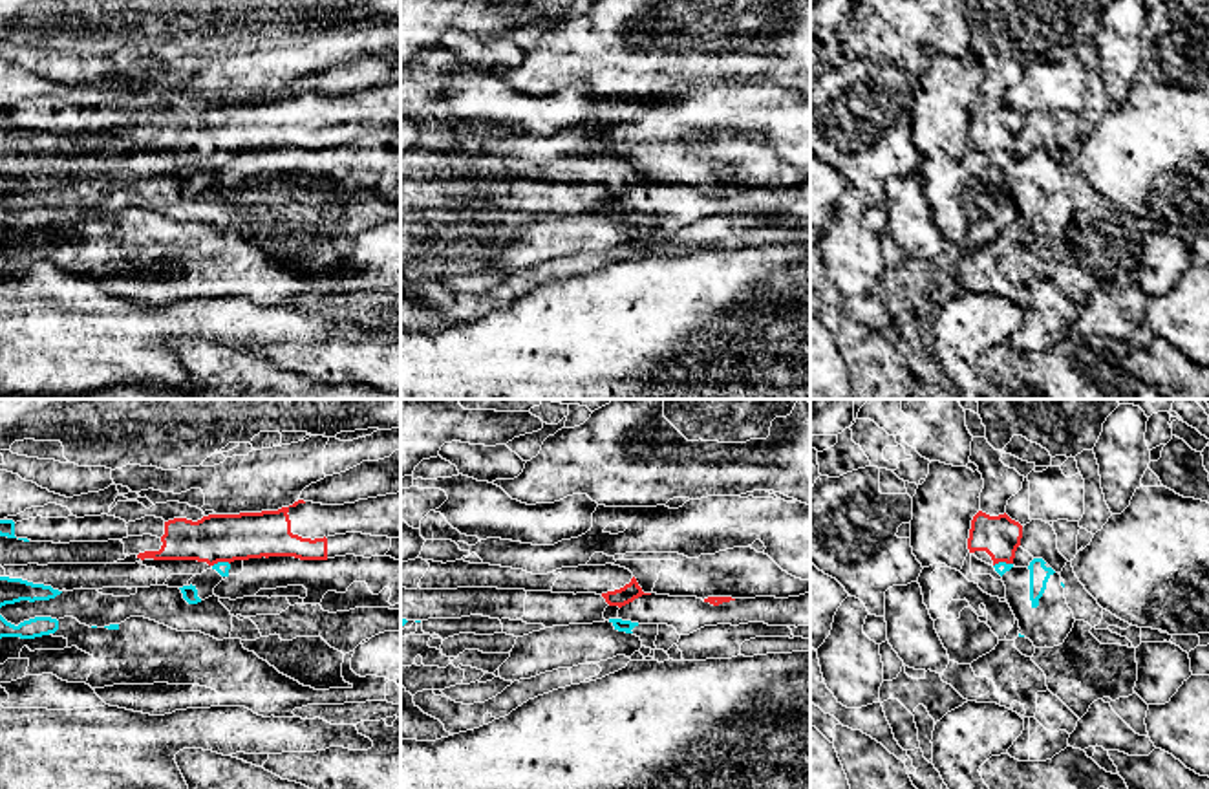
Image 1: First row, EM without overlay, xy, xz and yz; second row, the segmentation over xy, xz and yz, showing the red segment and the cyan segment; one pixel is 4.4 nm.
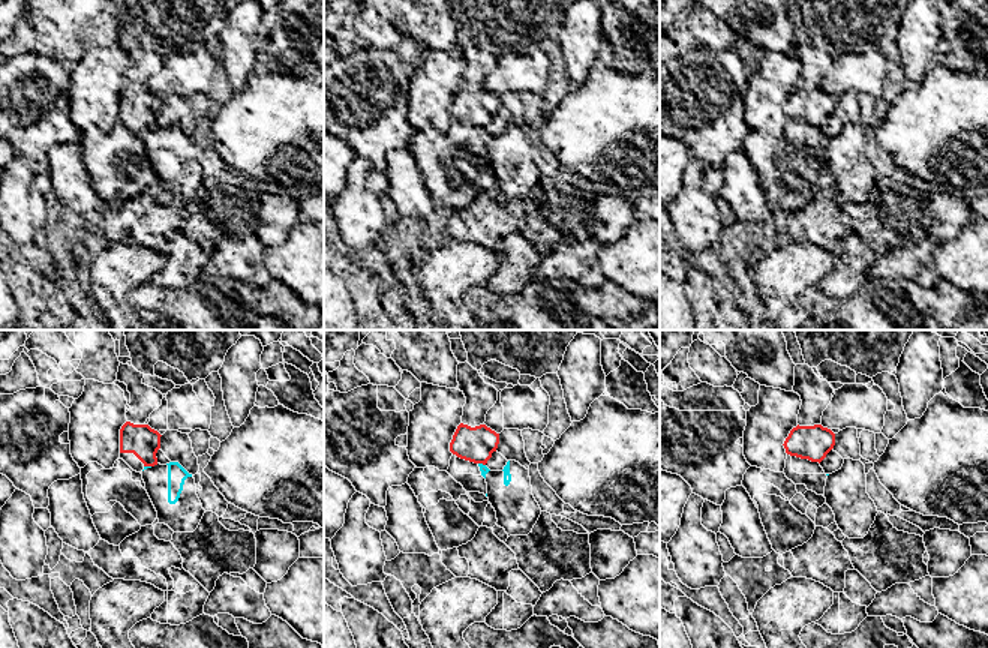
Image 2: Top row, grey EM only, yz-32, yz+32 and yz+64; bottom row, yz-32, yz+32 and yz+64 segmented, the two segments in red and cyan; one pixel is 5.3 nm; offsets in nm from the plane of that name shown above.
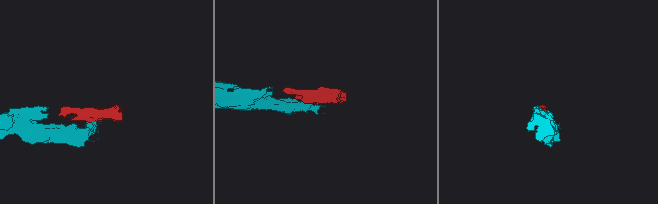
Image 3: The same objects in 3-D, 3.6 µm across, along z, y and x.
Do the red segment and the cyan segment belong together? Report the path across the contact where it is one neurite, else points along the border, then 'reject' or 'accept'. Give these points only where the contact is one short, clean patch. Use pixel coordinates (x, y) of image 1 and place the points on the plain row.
border along yz (1012, 152), (997, 152), (994, 156); reject

